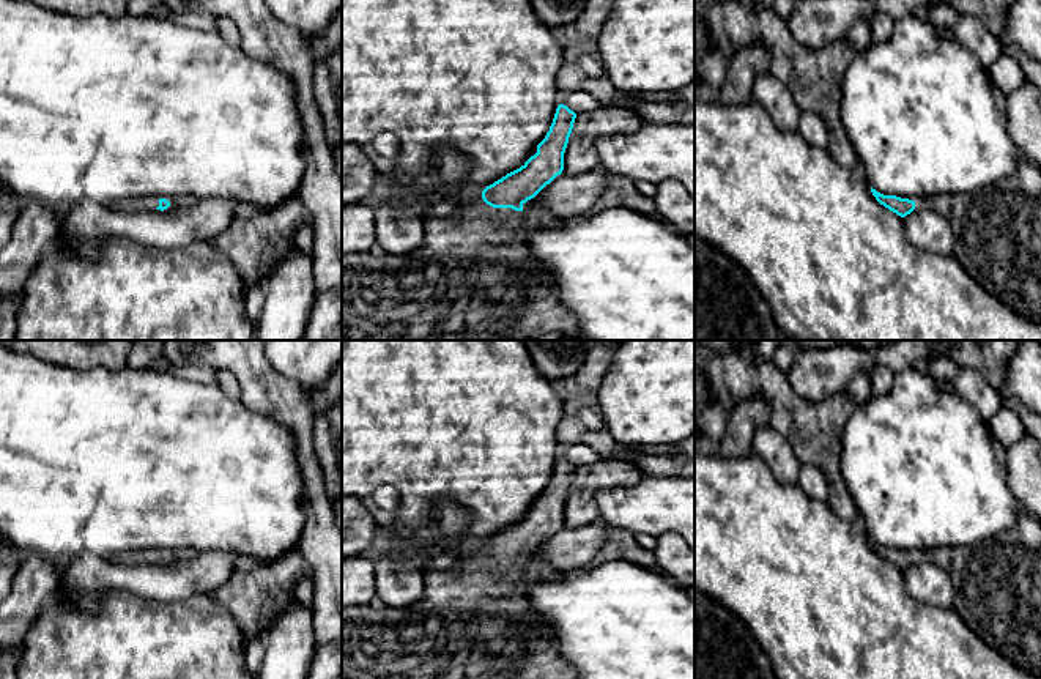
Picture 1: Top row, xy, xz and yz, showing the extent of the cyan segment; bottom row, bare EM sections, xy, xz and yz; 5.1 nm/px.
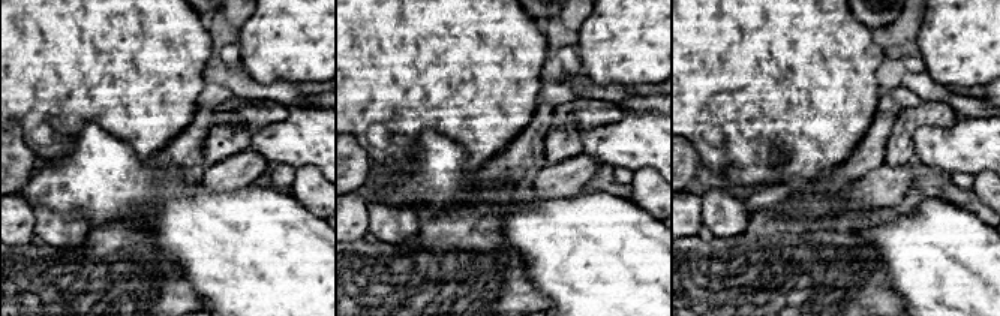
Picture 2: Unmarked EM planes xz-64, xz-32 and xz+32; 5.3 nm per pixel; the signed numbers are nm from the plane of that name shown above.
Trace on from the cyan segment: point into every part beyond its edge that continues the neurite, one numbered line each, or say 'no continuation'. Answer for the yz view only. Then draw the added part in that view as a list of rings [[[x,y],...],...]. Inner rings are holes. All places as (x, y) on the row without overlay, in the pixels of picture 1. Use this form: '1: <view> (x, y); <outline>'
1: yz (997, 582); [[[1021,510],[1014,528],[978,544],[915,553],[943,569],[954,591],[953,610],[964,624],[1010,663],[1041,677],[1041,521]]]

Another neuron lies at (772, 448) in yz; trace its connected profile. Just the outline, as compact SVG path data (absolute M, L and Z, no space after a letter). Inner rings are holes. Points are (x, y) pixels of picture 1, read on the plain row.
M772 425L754 432L751 449L767 465L780 485L798 484L800 462L789 441Z

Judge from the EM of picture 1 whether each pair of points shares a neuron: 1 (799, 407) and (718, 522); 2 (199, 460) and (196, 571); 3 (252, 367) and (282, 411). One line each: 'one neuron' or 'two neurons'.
1: two neurons
2: two neurons
3: one neuron

